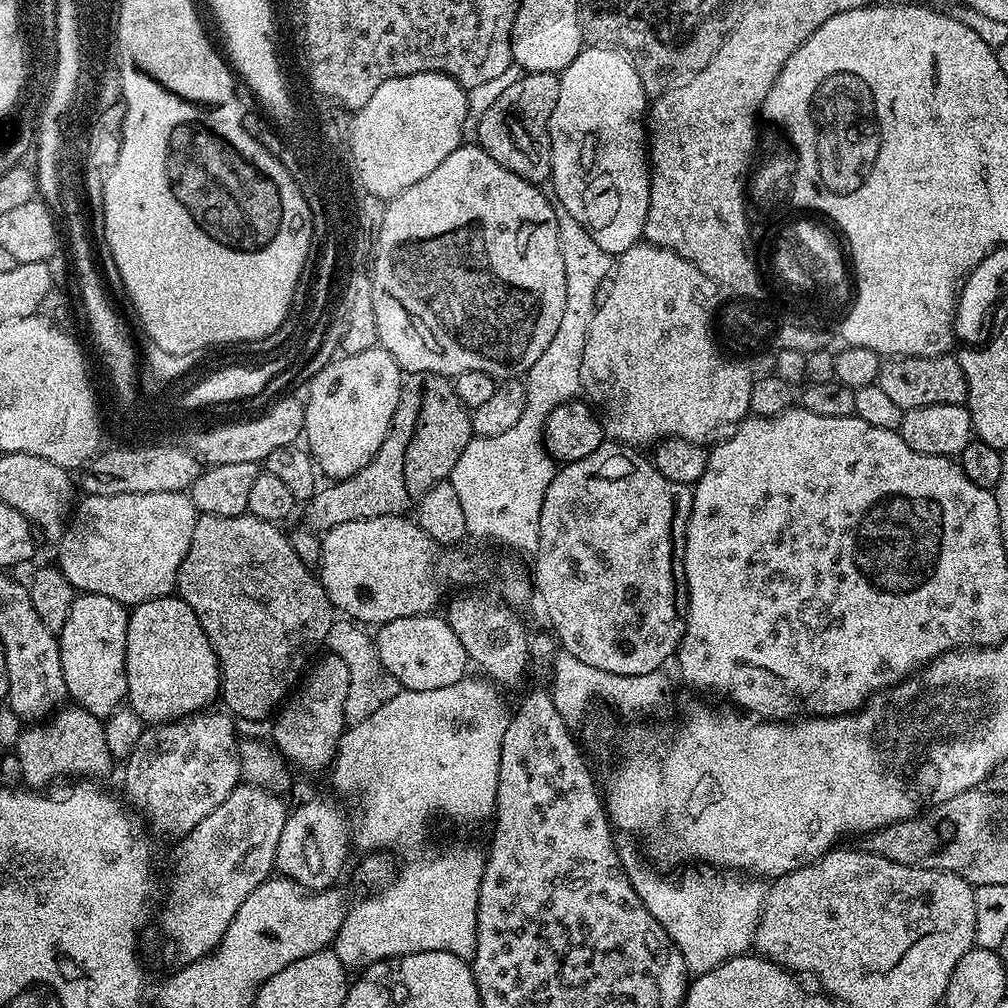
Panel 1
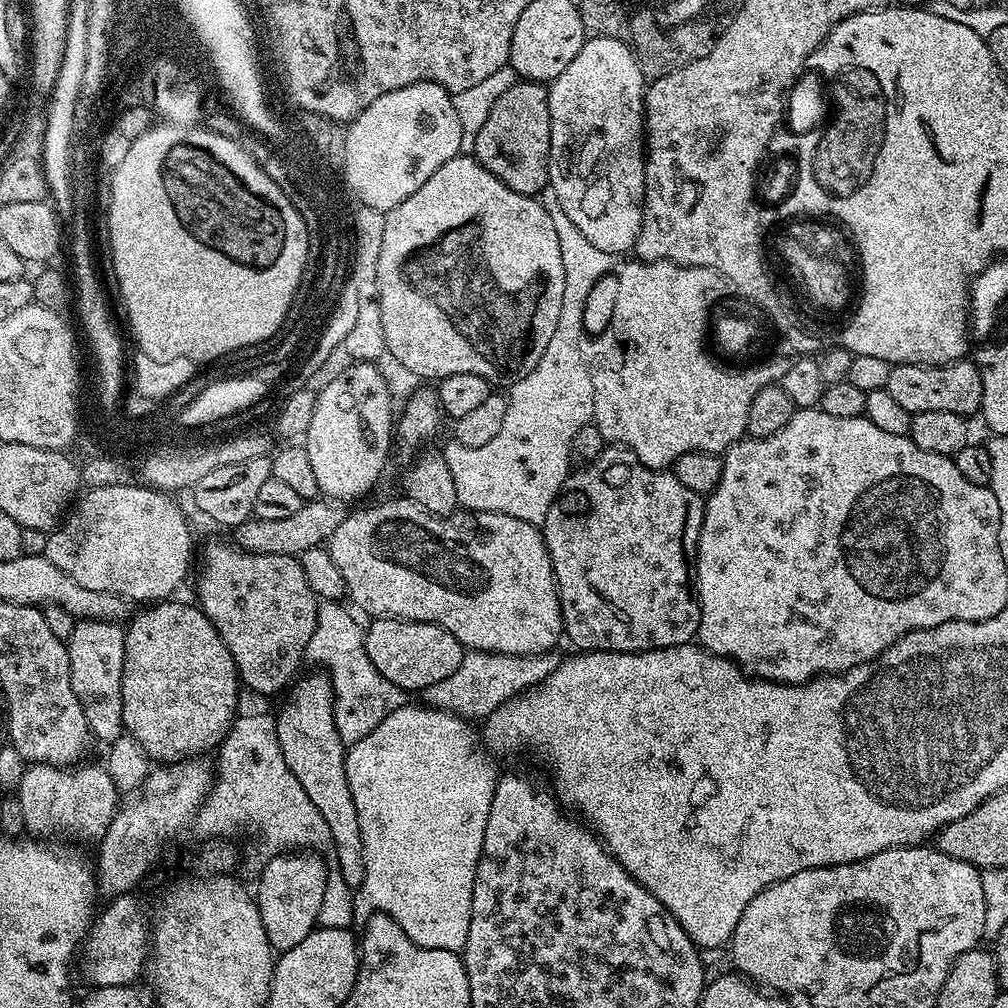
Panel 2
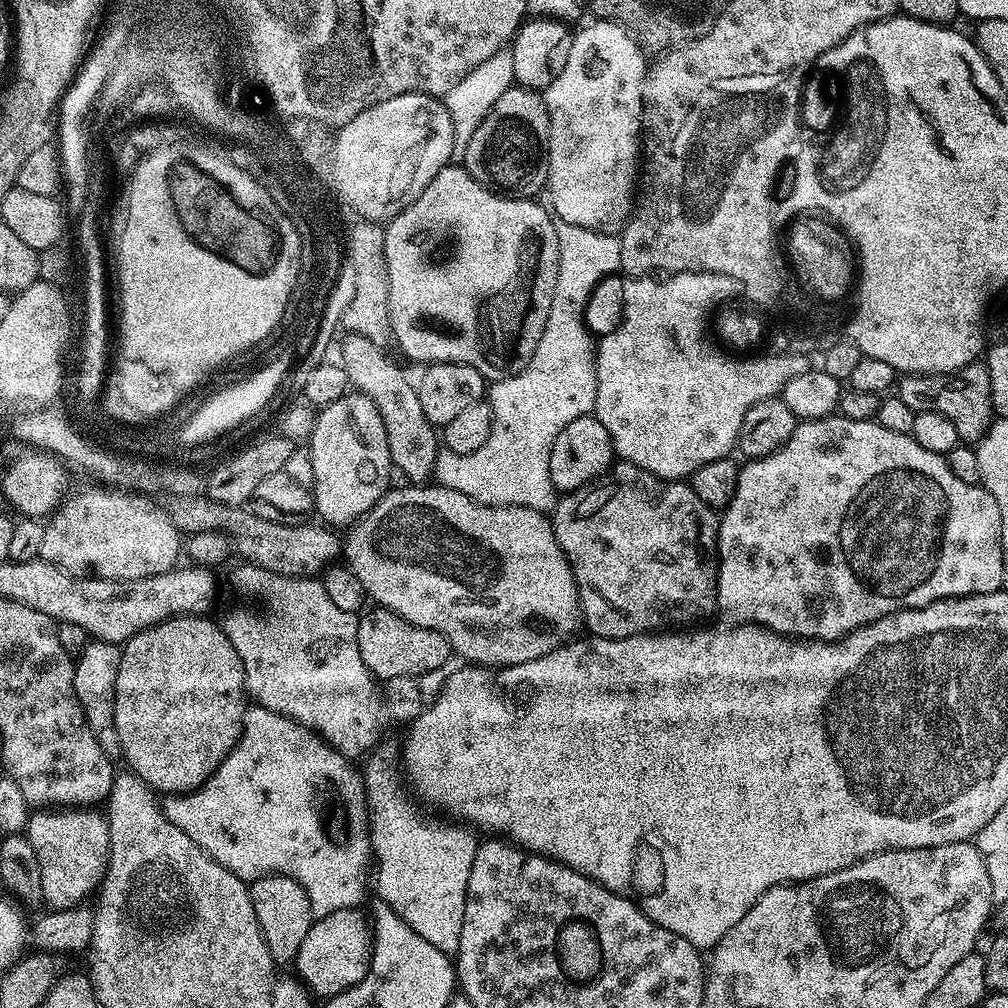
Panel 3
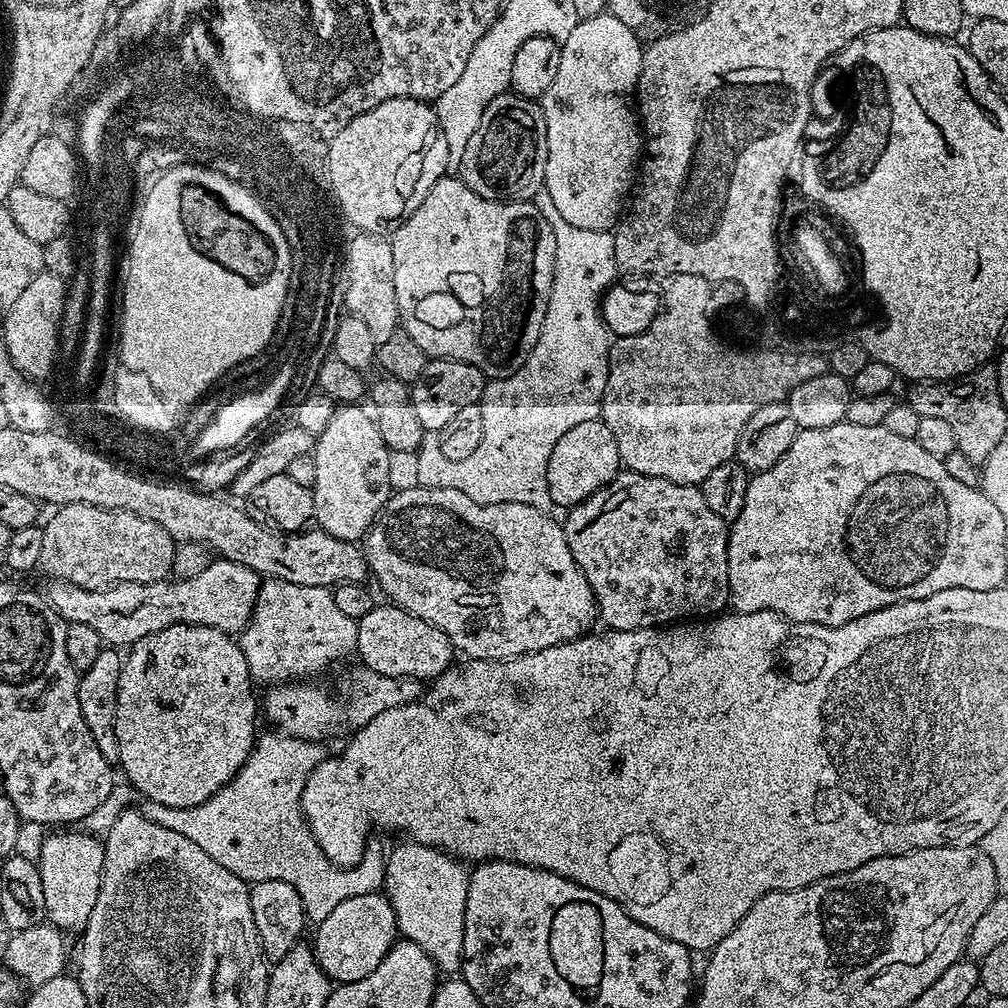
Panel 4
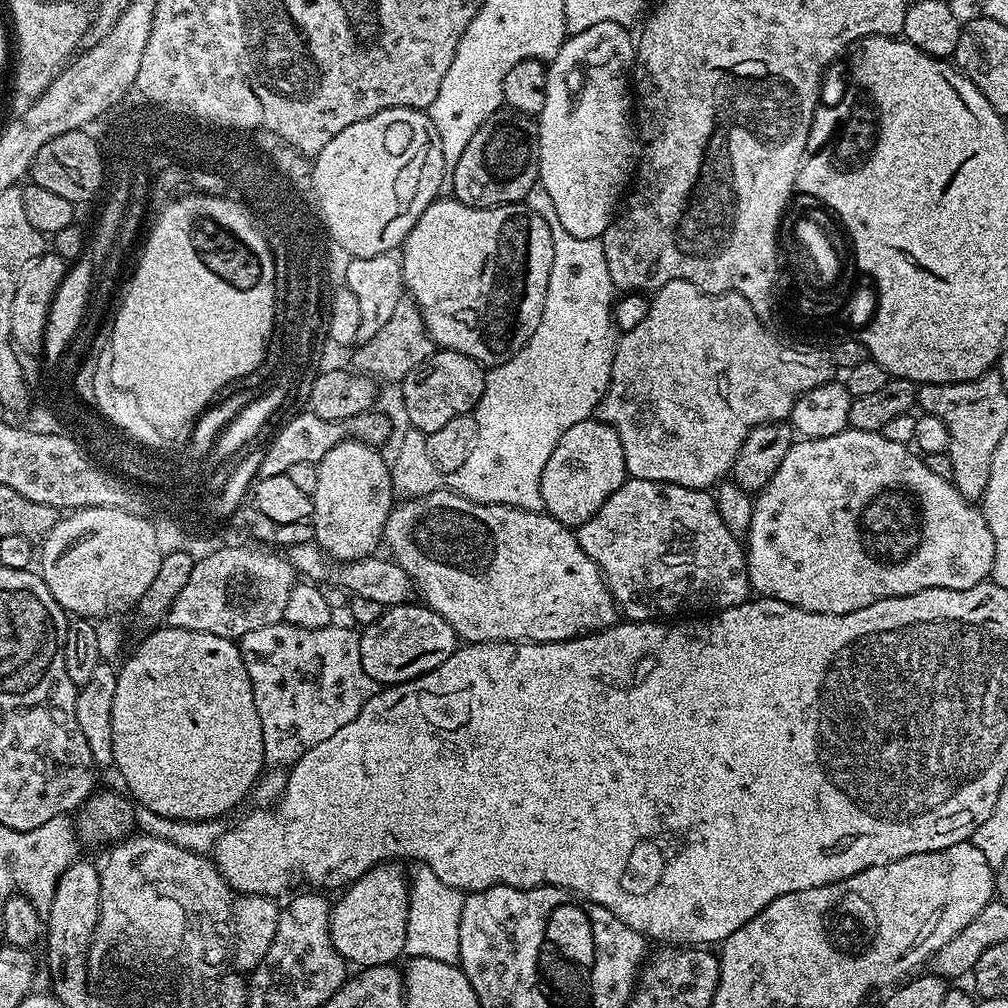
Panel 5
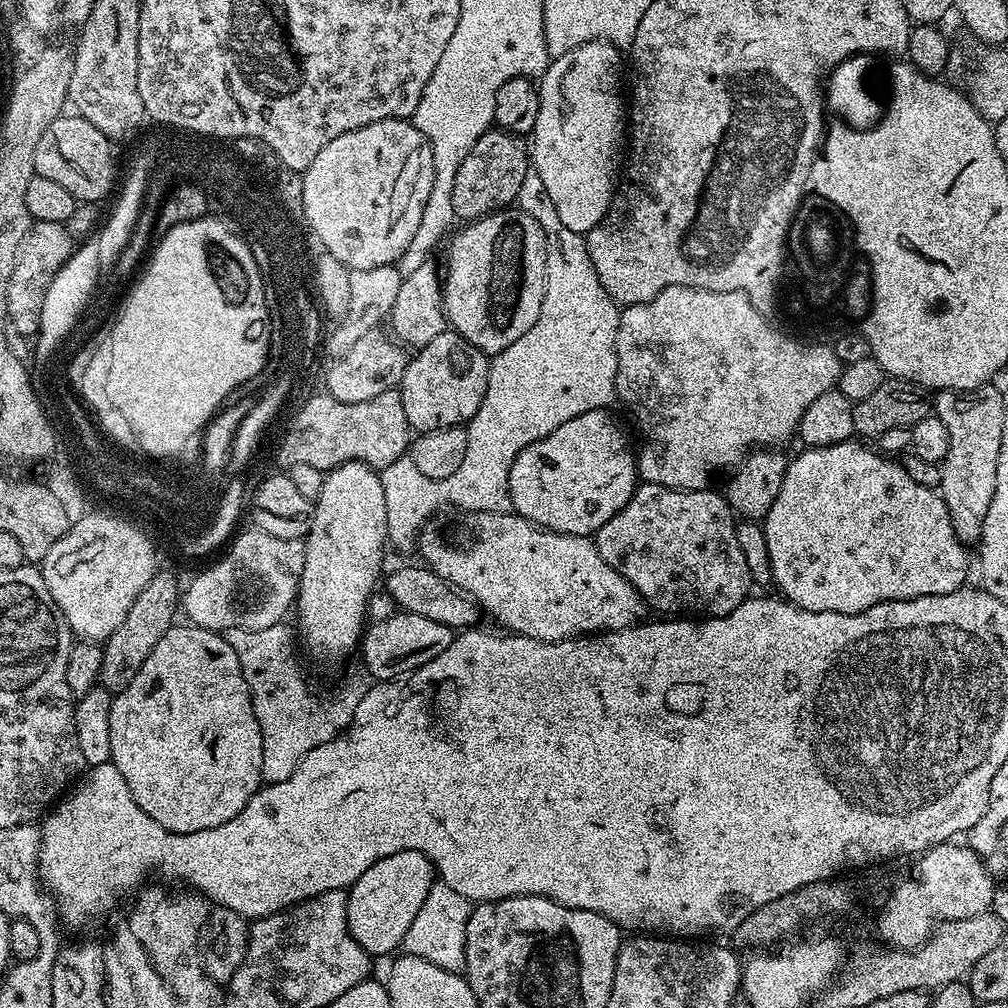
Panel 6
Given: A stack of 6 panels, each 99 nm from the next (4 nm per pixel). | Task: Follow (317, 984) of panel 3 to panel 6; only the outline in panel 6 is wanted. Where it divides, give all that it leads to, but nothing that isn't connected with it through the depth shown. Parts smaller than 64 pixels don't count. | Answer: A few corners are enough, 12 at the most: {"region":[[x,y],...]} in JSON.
{"region":[[418,850],[374,862],[347,889],[369,957],[403,945],[433,883]]}

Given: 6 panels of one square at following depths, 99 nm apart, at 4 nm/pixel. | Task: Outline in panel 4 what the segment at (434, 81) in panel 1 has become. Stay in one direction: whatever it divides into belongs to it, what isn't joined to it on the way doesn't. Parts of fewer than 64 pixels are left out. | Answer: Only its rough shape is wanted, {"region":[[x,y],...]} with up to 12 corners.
{"region":[[387,100],[334,138],[364,228],[407,220],[449,171],[431,103]]}

